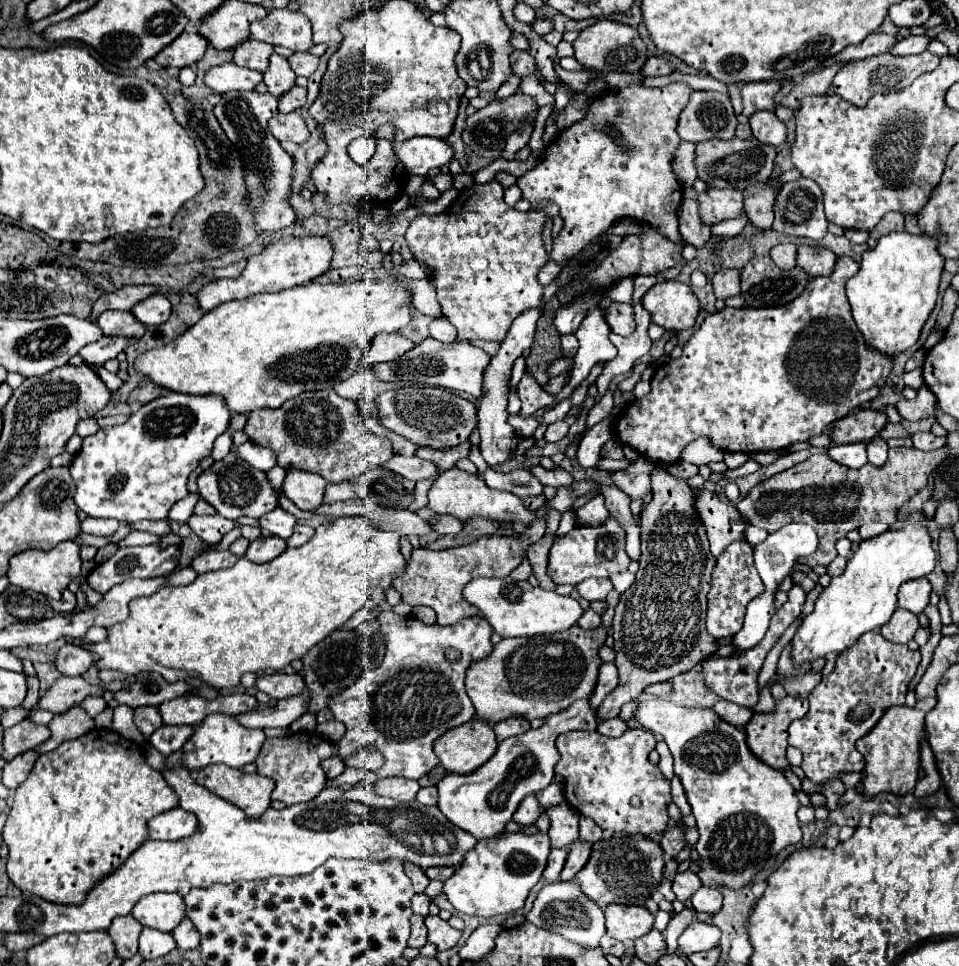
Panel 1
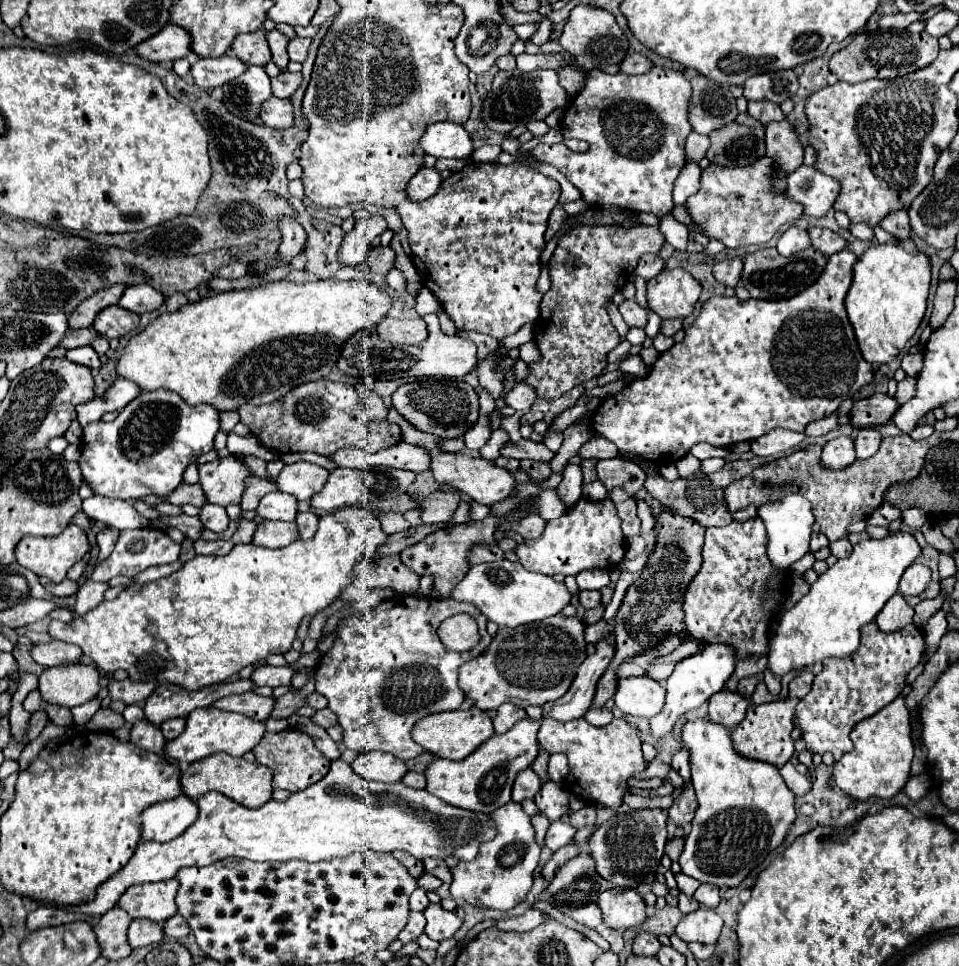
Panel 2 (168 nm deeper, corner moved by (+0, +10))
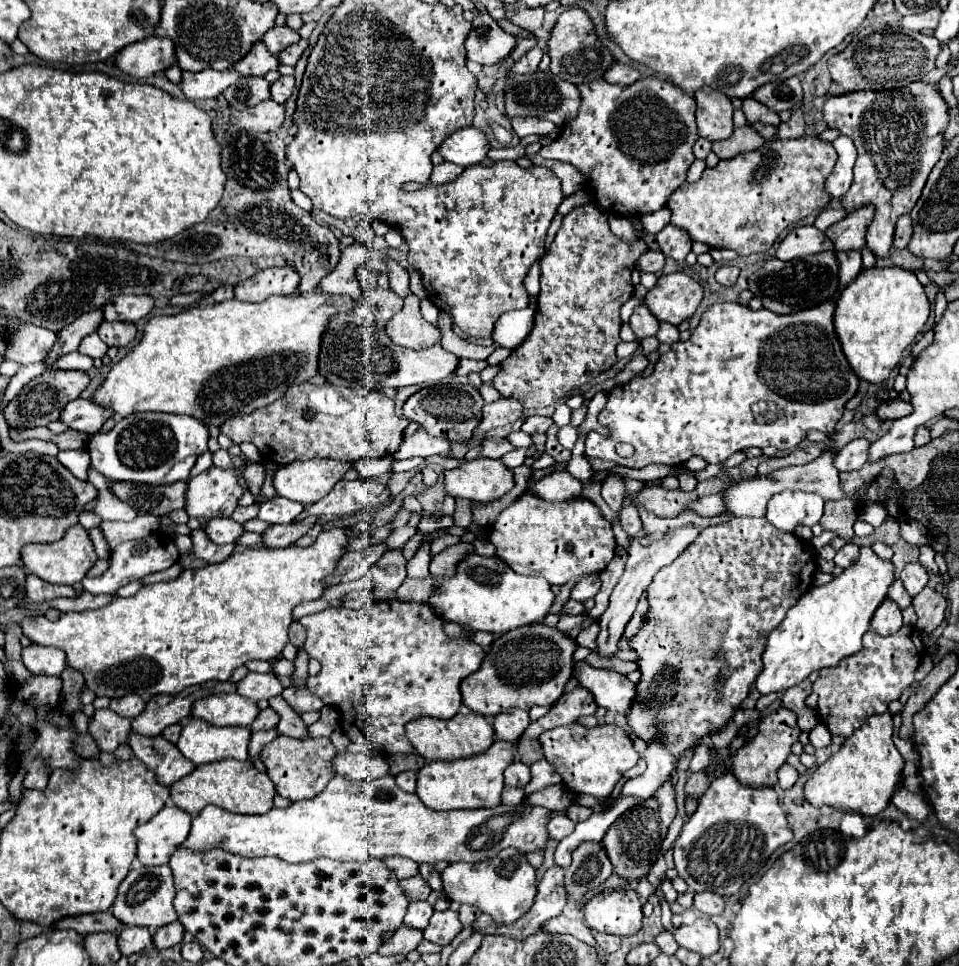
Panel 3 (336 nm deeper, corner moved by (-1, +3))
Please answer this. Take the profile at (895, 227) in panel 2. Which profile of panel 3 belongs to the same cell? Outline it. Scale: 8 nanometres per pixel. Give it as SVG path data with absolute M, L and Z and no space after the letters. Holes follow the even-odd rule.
M902 216L898 218L898 224L896 224L896 234L894 234L894 246L896 248L906 248L908 242L912 238L912 220L910 216Z

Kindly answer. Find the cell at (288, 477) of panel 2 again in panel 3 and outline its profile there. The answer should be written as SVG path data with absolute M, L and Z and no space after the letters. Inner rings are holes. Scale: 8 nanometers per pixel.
M330 458L296 460L292 464L276 468L272 486L278 496L308 506L326 496L350 468L350 462L334 462Z

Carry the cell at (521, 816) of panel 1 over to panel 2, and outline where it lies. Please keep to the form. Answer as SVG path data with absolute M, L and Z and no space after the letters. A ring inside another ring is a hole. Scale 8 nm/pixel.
M533 769L521 771L521 775L517 775L515 785L513 785L513 801L523 803L525 799L535 799L539 787L541 787L541 781L533 773Z

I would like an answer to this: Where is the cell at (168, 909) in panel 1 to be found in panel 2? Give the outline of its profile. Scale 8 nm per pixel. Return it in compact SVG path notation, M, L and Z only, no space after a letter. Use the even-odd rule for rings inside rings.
M177 879L133 885L121 895L117 905L125 909L131 917L147 917L151 921L165 923L177 913L177 889Z

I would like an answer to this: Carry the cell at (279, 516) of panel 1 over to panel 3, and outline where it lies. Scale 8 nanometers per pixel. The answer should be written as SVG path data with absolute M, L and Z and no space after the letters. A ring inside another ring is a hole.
M276 496L276 498L260 504L258 518L264 522L270 522L270 524L290 524L302 510L304 510L302 504Z

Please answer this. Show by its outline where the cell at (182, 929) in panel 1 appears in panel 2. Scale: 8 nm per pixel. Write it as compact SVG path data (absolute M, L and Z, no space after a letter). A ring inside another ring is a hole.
M177 913L173 915L173 919L167 919L165 925L163 925L163 931L167 937L173 937L173 939L181 939L181 937L187 937L191 931L189 931L189 925L185 923L185 919Z

